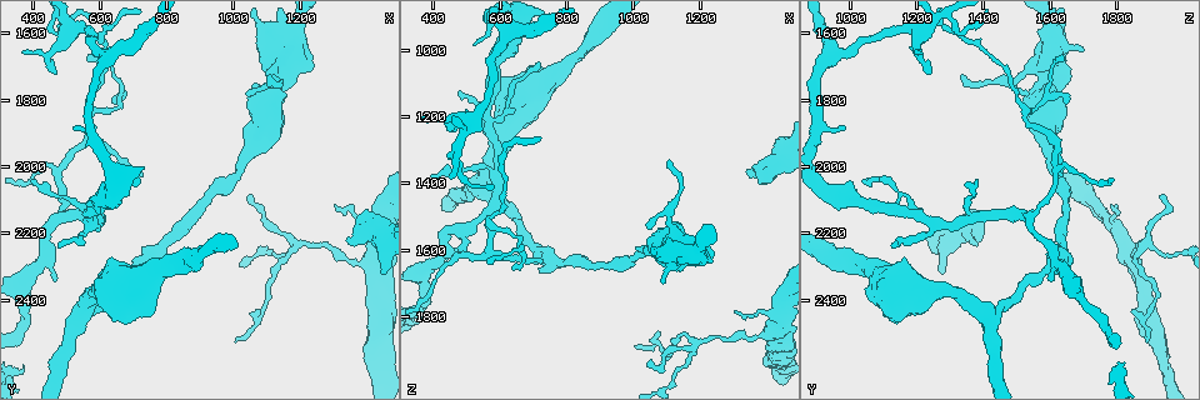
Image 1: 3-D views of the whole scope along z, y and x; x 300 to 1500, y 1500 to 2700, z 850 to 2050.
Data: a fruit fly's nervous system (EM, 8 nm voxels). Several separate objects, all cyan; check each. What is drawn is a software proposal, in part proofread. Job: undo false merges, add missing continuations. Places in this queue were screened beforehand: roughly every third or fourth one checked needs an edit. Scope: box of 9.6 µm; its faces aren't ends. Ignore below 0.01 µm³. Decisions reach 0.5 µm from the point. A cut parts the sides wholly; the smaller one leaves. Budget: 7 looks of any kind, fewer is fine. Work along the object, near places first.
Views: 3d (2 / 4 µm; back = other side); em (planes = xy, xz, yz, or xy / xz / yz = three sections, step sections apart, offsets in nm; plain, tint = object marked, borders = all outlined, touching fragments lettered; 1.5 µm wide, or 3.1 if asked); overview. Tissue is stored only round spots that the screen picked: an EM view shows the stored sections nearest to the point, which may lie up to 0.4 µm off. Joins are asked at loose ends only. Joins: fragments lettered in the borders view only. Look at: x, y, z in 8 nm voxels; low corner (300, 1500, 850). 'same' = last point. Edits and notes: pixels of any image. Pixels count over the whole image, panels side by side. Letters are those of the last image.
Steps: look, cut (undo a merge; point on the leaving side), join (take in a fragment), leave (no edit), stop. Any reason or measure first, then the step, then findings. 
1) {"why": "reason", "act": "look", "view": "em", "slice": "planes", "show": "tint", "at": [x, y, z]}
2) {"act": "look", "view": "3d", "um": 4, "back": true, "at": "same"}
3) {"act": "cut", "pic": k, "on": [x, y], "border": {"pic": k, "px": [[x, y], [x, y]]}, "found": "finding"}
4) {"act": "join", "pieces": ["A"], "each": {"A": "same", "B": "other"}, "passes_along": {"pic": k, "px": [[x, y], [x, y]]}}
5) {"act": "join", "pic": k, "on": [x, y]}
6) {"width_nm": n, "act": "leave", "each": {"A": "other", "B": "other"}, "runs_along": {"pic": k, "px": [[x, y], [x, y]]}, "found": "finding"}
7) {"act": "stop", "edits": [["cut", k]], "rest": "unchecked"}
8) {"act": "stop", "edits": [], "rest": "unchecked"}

{"act": "look", "view": "3d", "um": 4, "at": [490, 2150, 1540]}

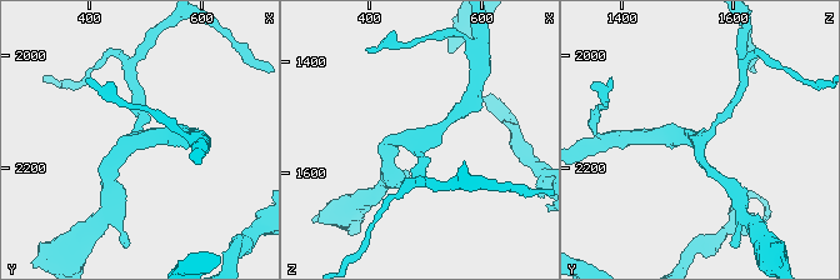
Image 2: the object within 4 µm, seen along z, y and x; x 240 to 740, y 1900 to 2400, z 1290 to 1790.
{"why": "shape alone is not enough", "act": "look", "view": "em", "slice": "planes", "show": "borders", "at": [490, 2145, 1545]}

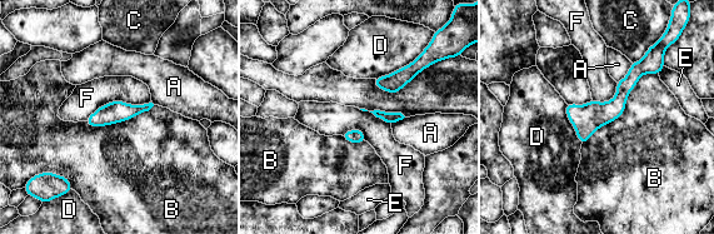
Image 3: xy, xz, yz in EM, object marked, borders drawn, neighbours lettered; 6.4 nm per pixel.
{"longest_contact_nm": ["B", 700], "act": "leave", "each": {"A": "other", "B": "other", "C": "other", "D": "other", "E": "other", "F": "other"}, "found": "one cell here"}

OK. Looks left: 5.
{"why": "an open end", "act": "look", "view": "3d", "um": 4, "at": [1040, 1780, 1540]}

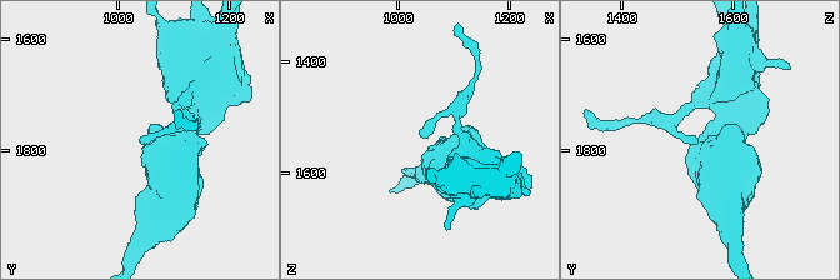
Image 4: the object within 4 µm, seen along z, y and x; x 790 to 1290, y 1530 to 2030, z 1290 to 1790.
{"why": "shape alone is not enough", "act": "look", "view": "em", "slice": "yz", "step": 8, "show": "tint", "at": [1045, 1780, 1540]}

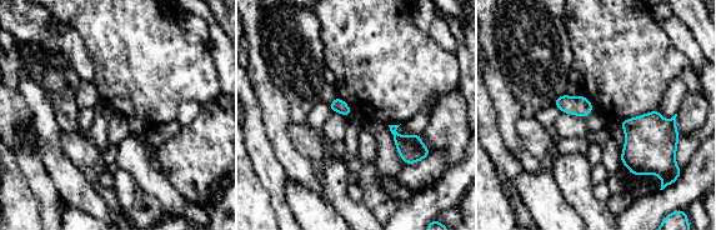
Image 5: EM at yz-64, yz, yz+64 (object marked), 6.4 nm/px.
{"act": "look", "view": "em", "slice": "planes", "show": "borders", "at": "same"}

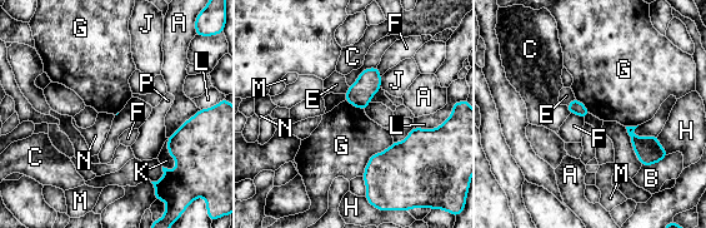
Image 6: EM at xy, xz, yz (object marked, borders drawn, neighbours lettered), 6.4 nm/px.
{"act": "leave", "each": {"A": "other", "B": "other", "C": "other", "E": "other", "F": "other", "G": "other", "H": "other", "J": "other", "K": "other", "L": "other", "M": "other", "N": "other", "P": "other"}, "border": {"pic": 6, "px": [[392, 139], [370, 157], [361, 176]]}, "found": "no lettered fragment goes on from it"}

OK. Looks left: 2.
{"why": "tapers out", "act": "look", "view": "em", "slice": "planes", "show": "borders", "at": [1100, 1720, 1340]}

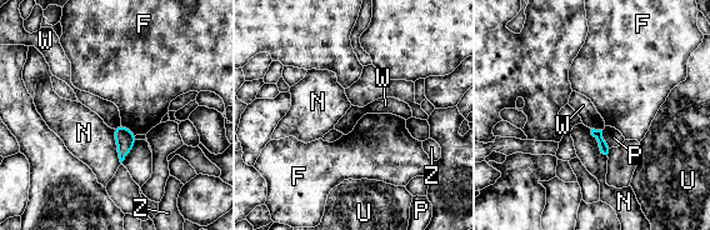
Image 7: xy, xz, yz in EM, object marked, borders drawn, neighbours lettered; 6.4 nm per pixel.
{"longest_contact_nm": ["N", 240], "act": "leave", "each": {"F": "other", "N": "other", "P": "other", "U": "other", "W": "other", "Z": "other"}, "border": {"pic": 7, "px": [[591, 128], [601, 130]]}, "found": "no lettered fragment goes on from it"}

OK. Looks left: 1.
{"act": "stop", "edits": [], "rest": "unchecked"}

